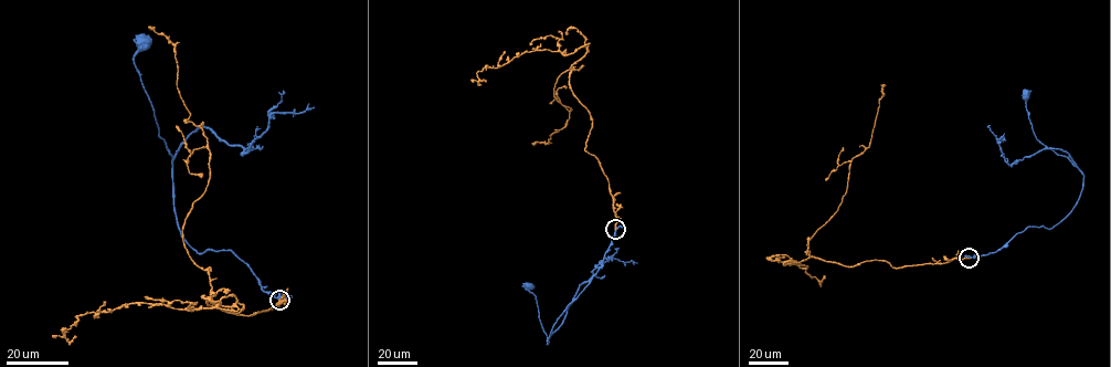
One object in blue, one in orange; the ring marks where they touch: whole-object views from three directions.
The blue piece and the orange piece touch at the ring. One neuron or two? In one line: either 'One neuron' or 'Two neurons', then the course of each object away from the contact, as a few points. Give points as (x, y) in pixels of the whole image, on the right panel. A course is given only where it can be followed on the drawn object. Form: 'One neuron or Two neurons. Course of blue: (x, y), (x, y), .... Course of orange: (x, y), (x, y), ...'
One neuron. Course of blue: (969, 258), (997, 251), (1027, 227), (1053, 228), (1068, 215), (1082, 188), (1083, 174), (1036, 137), (1027, 94). Course of orange: (969, 258), (895, 268), (808, 255), (808, 240), (846, 191), (852, 159), (869, 144), (884, 84)

